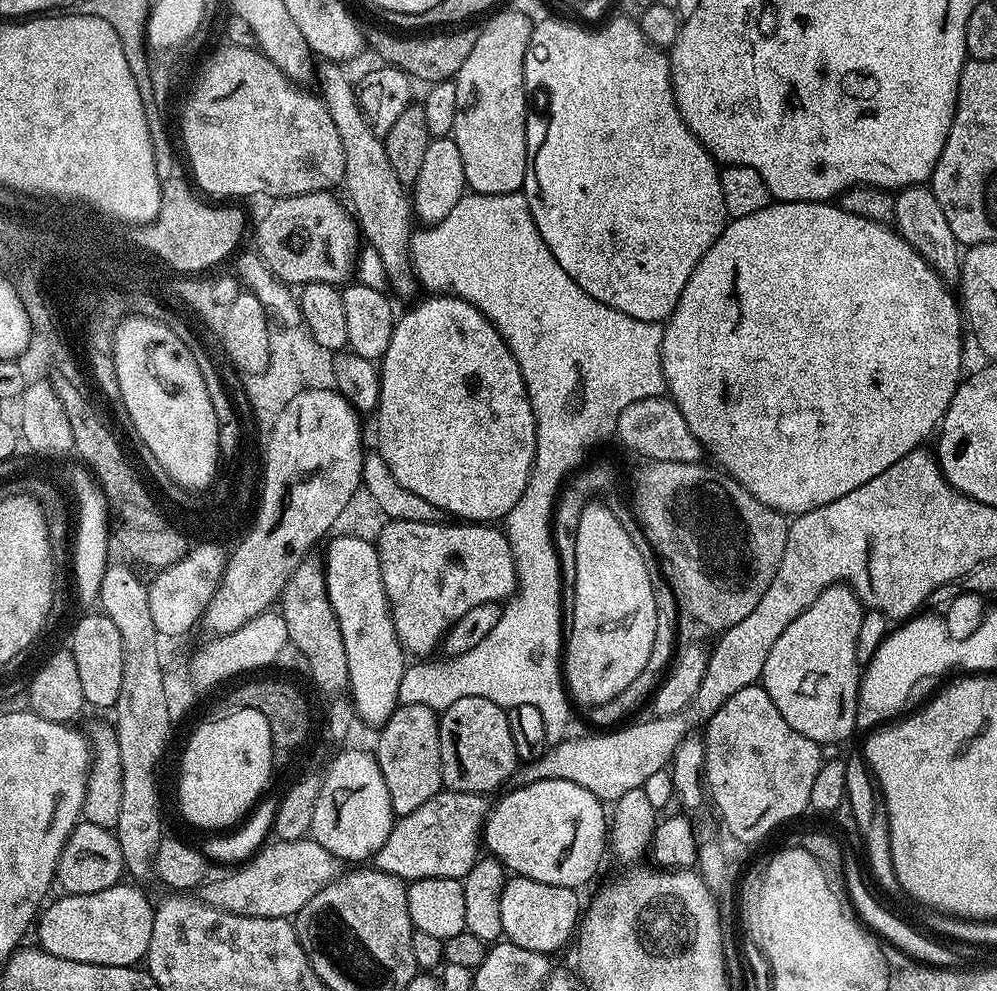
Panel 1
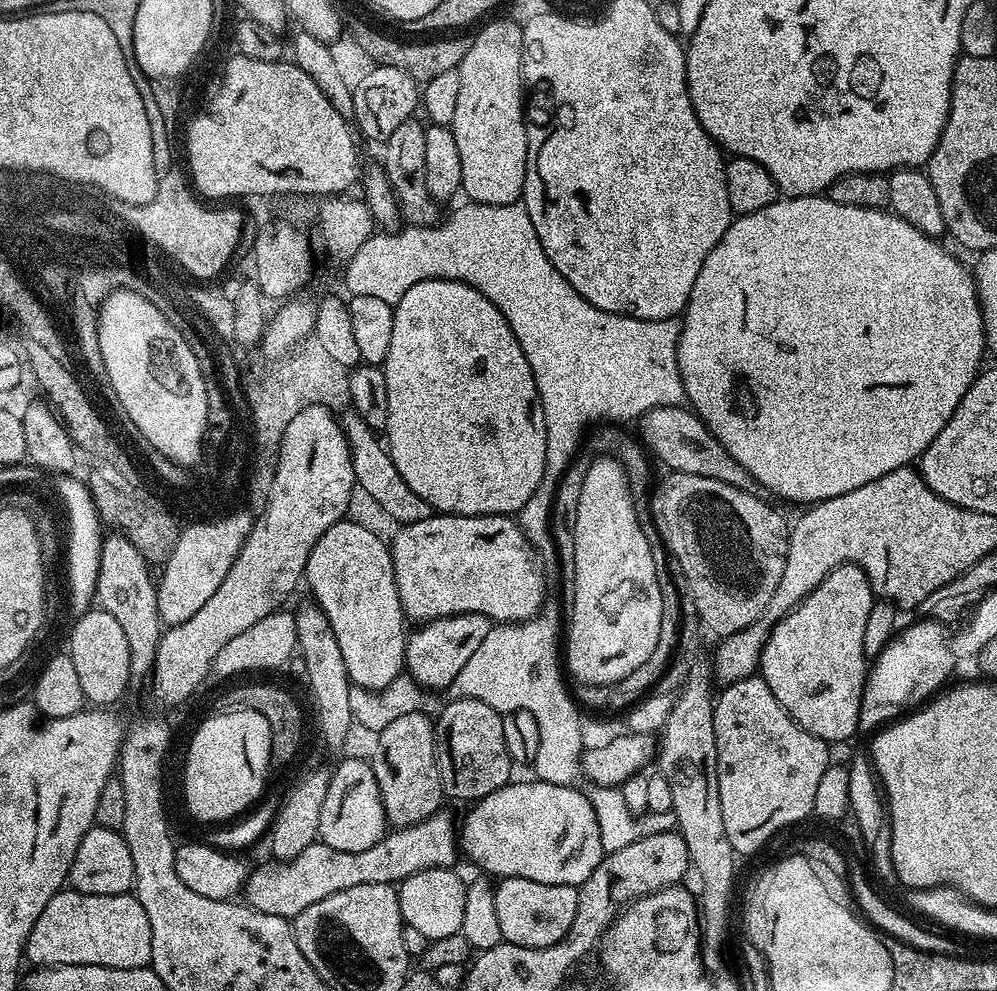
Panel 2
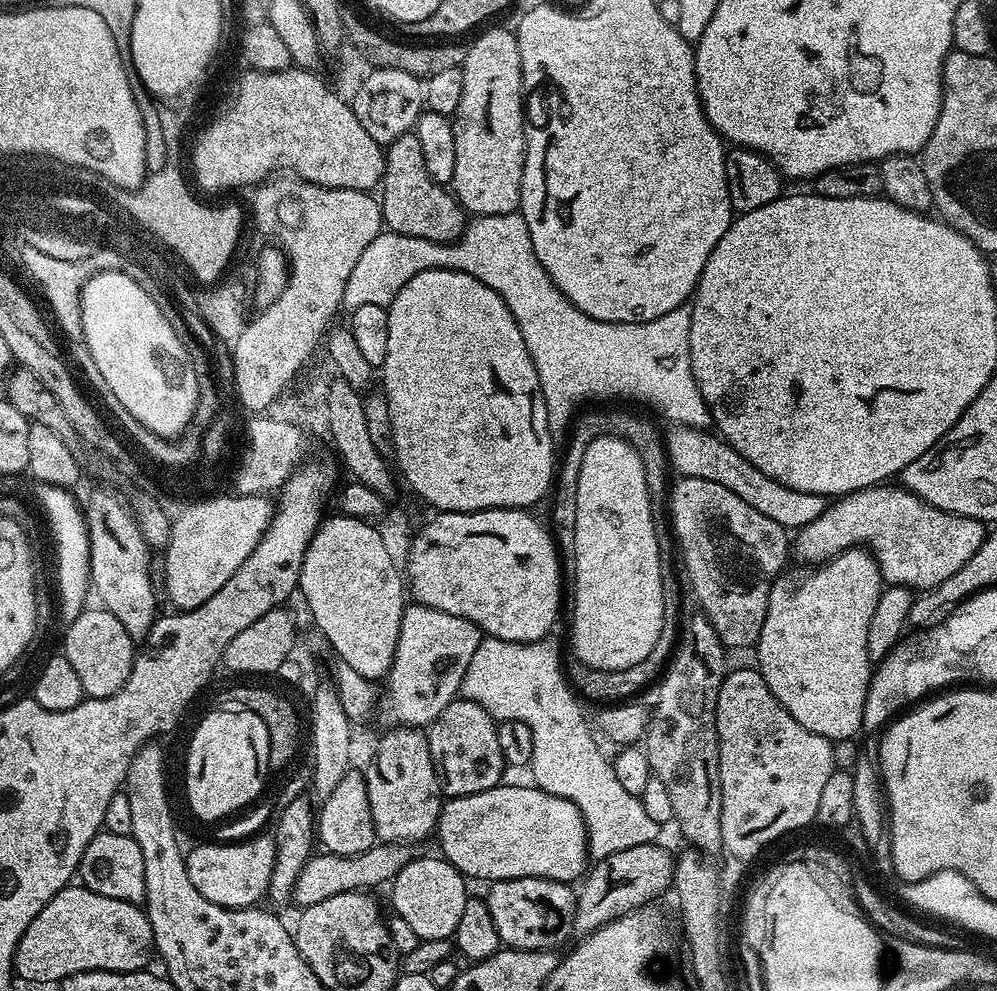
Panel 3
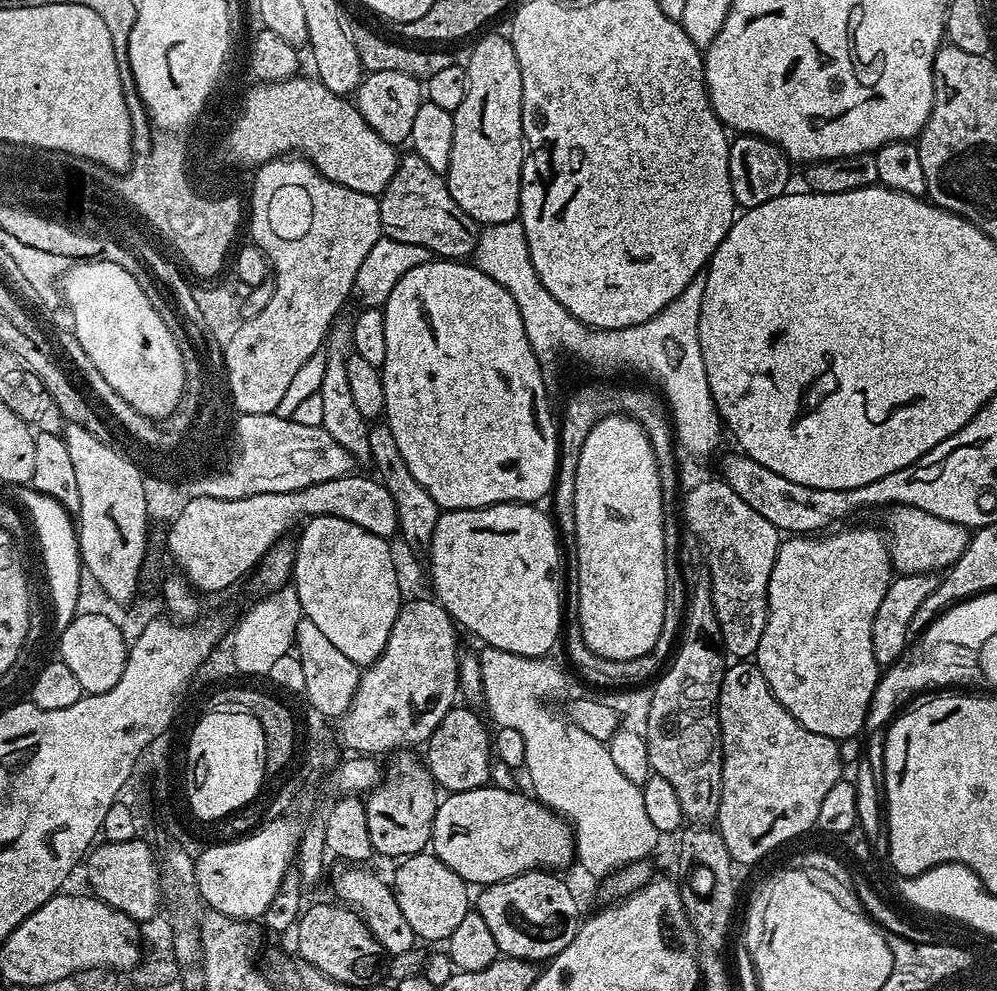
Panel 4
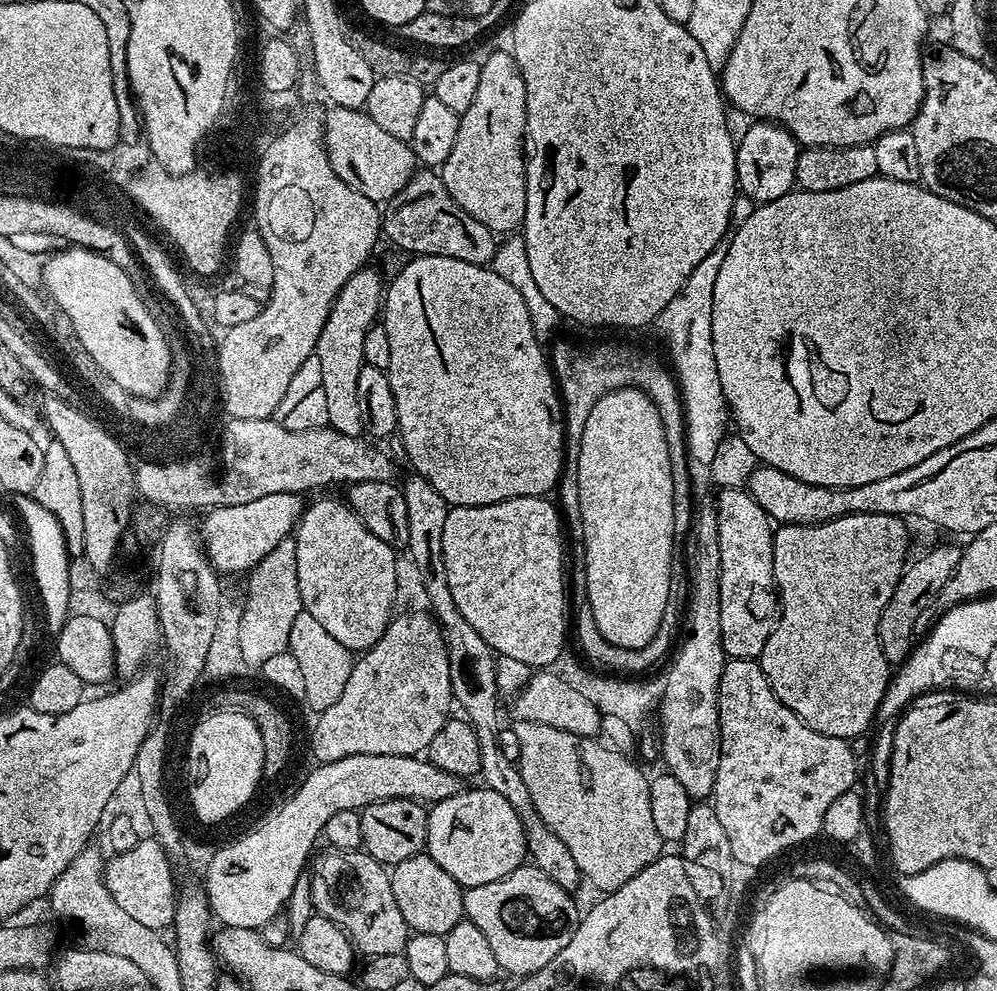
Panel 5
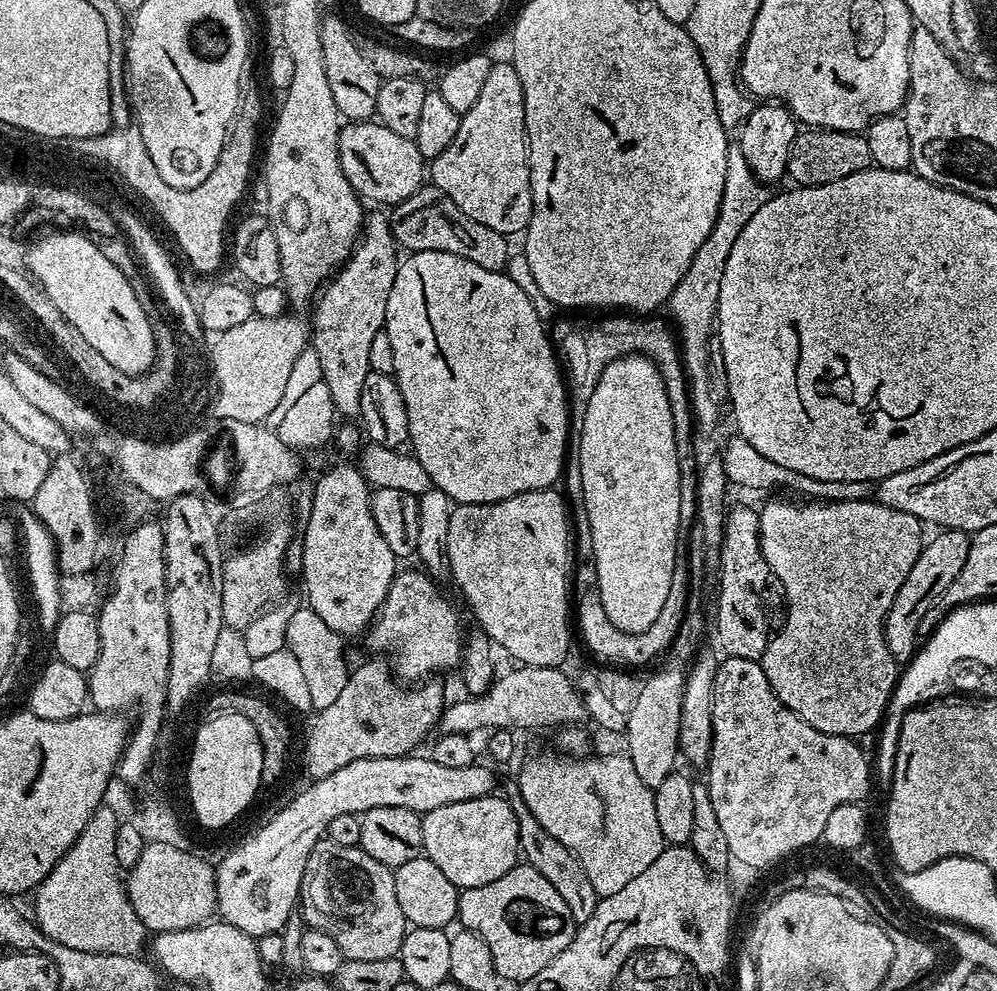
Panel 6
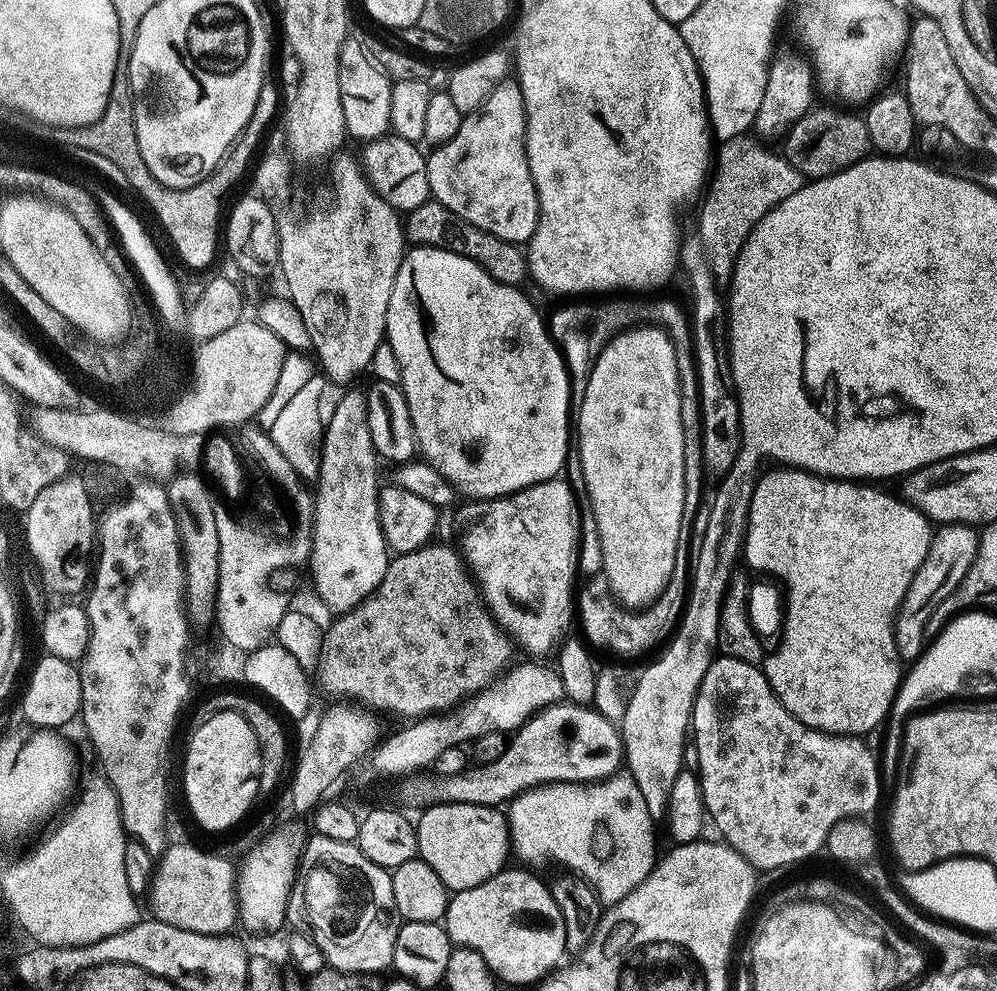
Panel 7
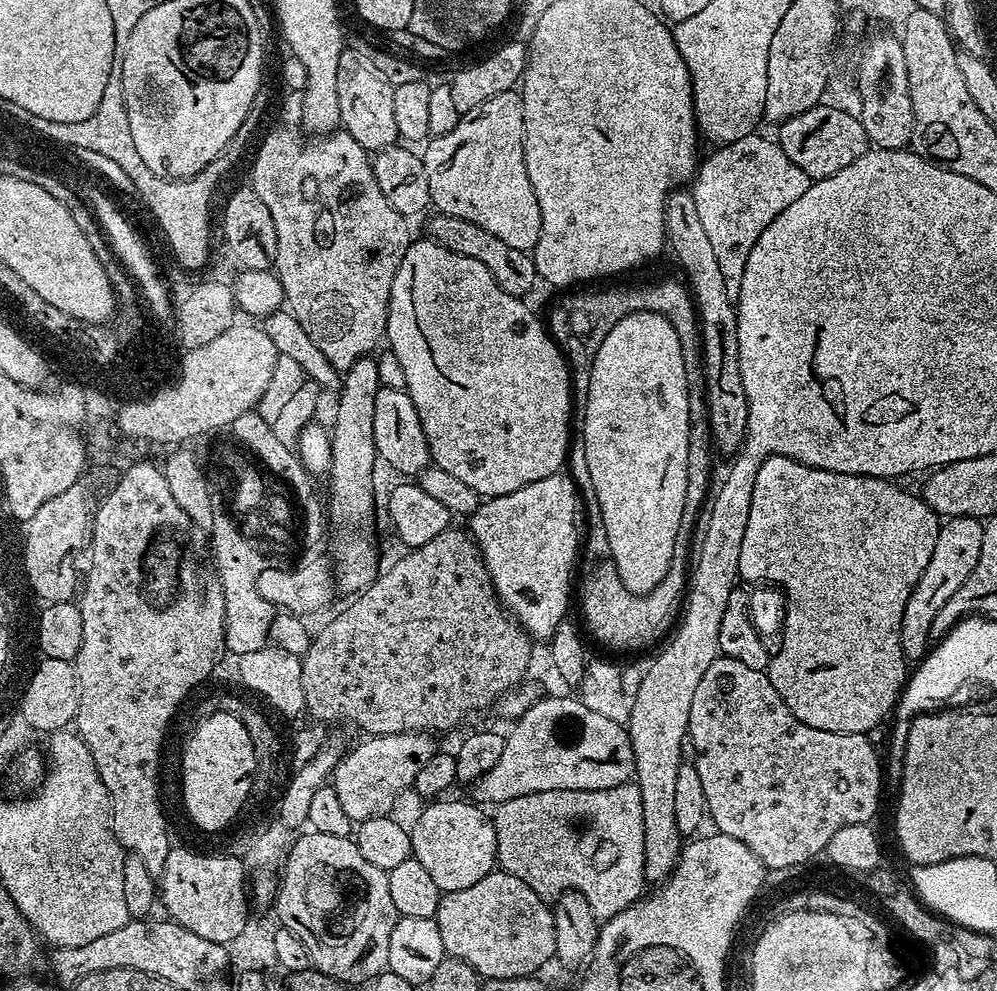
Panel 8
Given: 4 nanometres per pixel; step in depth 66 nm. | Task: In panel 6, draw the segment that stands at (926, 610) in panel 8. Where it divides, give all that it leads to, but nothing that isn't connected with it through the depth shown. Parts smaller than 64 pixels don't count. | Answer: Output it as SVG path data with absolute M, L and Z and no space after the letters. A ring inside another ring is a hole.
M945 528L935 533L932 541L921 547L914 566L910 566L910 574L906 574L906 582L894 594L894 602L884 619L884 641L886 650L896 659L897 665L903 666L916 655L918 641L918 626L929 618L928 611L940 604L942 594L954 578L958 578L962 566L966 562L966 554L970 550L970 536L967 531L959 528Z

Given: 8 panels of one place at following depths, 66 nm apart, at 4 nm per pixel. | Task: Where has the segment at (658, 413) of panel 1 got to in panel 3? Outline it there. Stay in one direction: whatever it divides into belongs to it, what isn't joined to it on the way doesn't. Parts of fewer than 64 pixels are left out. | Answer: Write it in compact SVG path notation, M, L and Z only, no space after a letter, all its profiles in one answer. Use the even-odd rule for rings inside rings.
M681 424L669 427L669 429L669 432L666 432L663 437L663 441L673 473L680 472L676 474L681 477L706 478L706 482L718 482L718 486L726 486L726 490L738 494L738 498L742 498L742 502L746 502L746 506L754 506L754 510L758 510L758 514L766 514L766 518L778 522L778 526L782 526L785 530L805 528L810 522L814 522L814 518L818 518L818 514L824 512L825 497L818 494L806 494L802 490L790 490L790 486L782 486L778 482L774 482L774 478L770 478L770 474L762 474L762 470L758 470L758 466L746 462L746 458L742 458L742 454L738 454L738 450L730 447L719 435L707 436L709 434L707 431L699 428L687 428Z

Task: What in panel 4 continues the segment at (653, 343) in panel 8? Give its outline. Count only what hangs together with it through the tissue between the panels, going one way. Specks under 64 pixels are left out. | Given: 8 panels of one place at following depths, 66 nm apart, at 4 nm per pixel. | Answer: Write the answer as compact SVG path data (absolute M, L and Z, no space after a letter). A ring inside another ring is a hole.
M604 420L604 424L600 424L600 428L596 428L596 432L592 432L592 436L588 436L588 444L582 446L582 455L580 456L580 476L576 476L576 520L580 520L580 571L574 574L574 581L576 581L574 616L582 620L584 636L588 636L588 644L592 644L592 648L596 648L596 652L604 652L605 658L640 656L640 652L644 652L644 648L652 648L652 640L656 640L656 632L660 632L660 612L664 612L664 564L660 564L660 560L664 560L664 548L660 548L660 488L656 488L656 464L652 464L652 452L648 452L648 440L644 440L644 432L640 432L640 428L636 428L635 422Z

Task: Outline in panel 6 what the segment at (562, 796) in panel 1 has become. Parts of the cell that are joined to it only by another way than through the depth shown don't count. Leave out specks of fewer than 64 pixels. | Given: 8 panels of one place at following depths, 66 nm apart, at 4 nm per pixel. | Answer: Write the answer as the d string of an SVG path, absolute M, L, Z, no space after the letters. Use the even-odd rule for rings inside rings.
M500 794L453 802L451 806L438 806L438 810L423 813L422 842L423 855L454 882L457 890L486 886L486 882L502 878L502 874L516 867L521 855L514 810Z

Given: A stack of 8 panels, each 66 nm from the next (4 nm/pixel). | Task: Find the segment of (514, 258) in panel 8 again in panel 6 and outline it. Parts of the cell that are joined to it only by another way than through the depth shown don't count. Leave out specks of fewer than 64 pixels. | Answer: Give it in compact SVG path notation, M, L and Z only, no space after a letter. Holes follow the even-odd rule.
M422 186L410 198L395 205L390 212L392 238L401 249L413 252L445 252L458 254L458 258L466 258L474 262L474 266L482 266L491 272L504 272L508 267L510 255L509 237L498 230L490 230L490 226L482 226L474 222L474 218L466 218L454 202L442 190L434 186Z

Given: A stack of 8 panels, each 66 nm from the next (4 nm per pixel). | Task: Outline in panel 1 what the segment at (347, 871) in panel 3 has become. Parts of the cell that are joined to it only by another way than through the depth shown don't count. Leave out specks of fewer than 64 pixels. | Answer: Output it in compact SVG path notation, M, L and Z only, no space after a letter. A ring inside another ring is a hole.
M442 790L430 802L422 802L414 814L399 817L390 830L390 838L382 842L382 850L374 857L374 867L378 872L396 876L399 880L411 882L422 878L450 878L463 881L464 876L482 856L482 829L488 818L490 800L478 792L449 792ZM276 838L271 842L265 843L243 866L237 867L237 872L229 871L228 884L220 884L220 888L216 888L220 896L232 888L232 904L224 904L222 910L250 918L287 920L295 917L302 906L306 906L306 902L318 894L318 890L336 879L338 861L318 841L311 838L294 841Z

